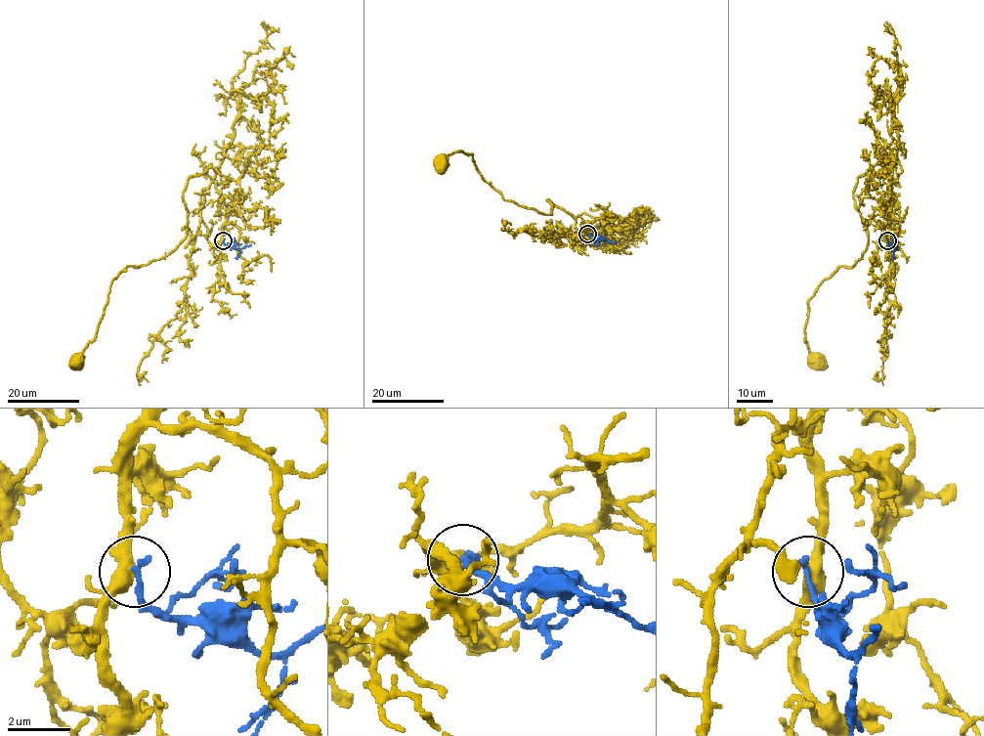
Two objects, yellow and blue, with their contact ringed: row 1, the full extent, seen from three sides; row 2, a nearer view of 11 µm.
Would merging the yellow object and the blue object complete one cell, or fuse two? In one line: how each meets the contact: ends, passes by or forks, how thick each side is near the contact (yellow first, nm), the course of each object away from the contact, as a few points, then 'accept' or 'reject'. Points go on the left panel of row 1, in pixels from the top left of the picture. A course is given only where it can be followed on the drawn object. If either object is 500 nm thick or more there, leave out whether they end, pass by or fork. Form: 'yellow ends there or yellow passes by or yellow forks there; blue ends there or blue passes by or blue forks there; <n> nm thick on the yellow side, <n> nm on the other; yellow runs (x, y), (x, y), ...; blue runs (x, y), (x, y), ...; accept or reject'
yellow passes by; blue ends there; 440 nm thick on the yellow side, 200 nm on the other; yellow runs (223, 239), (228, 205), (210, 164), (183, 193), (186, 238), (112, 281), (96, 336), (75, 362); blue runs (223, 239), (238, 250), (250, 244); accept

